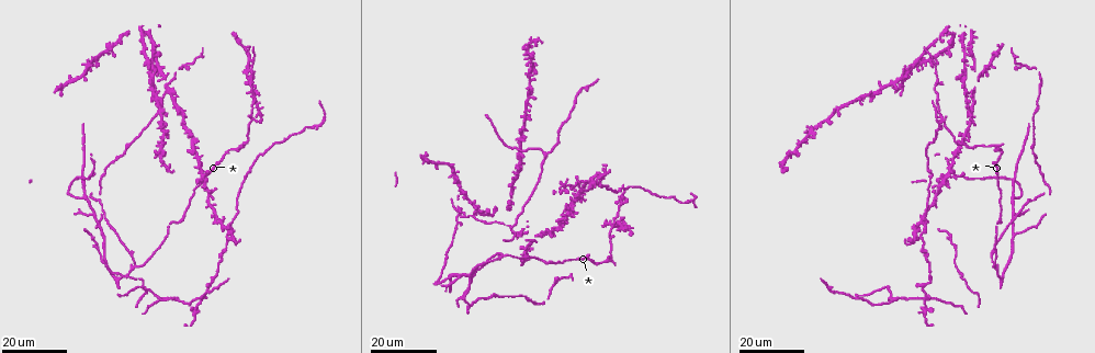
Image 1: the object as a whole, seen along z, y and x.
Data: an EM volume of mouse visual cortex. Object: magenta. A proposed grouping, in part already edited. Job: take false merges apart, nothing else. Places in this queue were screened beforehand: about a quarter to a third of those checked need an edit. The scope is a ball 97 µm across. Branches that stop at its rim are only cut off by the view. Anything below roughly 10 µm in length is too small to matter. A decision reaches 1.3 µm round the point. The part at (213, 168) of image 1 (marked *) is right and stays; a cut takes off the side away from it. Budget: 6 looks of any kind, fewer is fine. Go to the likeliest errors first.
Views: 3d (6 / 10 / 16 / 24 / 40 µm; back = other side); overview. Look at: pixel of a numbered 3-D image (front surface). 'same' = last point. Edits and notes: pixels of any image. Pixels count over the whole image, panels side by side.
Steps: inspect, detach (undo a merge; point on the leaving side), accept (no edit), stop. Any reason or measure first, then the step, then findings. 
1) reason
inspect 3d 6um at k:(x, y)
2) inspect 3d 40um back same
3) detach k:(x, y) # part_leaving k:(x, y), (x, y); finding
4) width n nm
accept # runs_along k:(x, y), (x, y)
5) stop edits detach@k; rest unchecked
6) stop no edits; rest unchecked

three-way junction
inspect 3d 24um at 1:(133, 267)

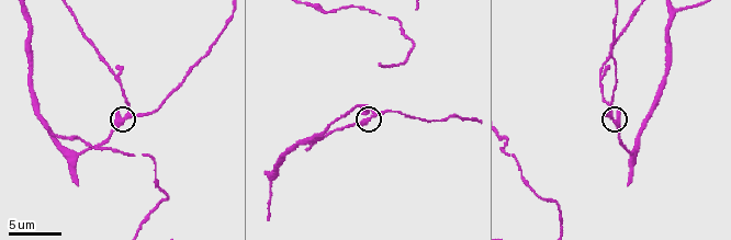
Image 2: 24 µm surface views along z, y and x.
inspect 3d 6um at 2:(374, 117)

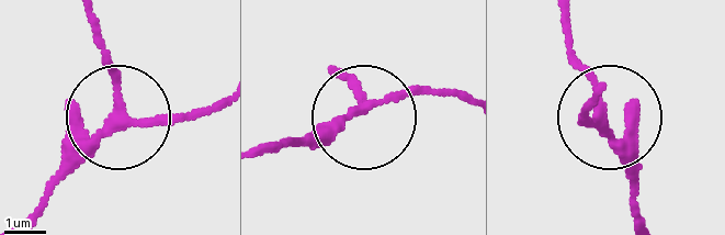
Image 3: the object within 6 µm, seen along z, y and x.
arms 3
accept # runs_along 3:(222, 100), (116, 121), (47, 187); continuous, no second neuron

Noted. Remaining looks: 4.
a fork
inspect 3d 16um at 1:(451, 277)

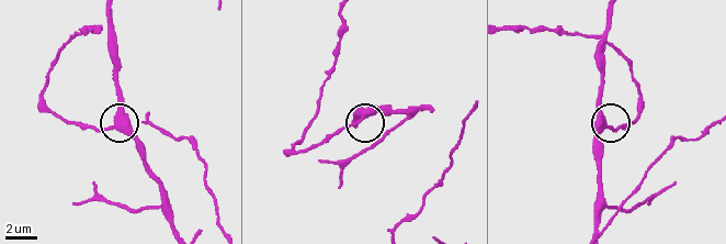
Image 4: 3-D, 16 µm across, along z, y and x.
inspect 3d 10um at 4:(604, 121)

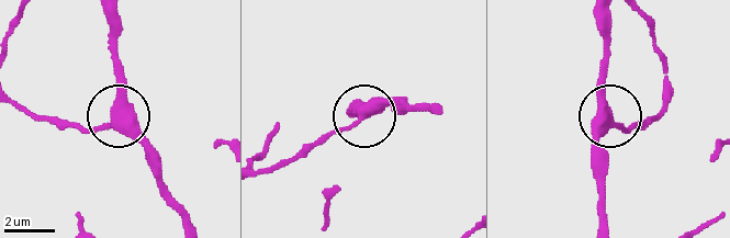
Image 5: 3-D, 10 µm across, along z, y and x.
accept # runs_along 5:(189, 219), (166, 188), (156, 156), (120, 118), (119, 33); one neuron here

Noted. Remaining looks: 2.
inspect 3d 24um at 1:(921, 236)

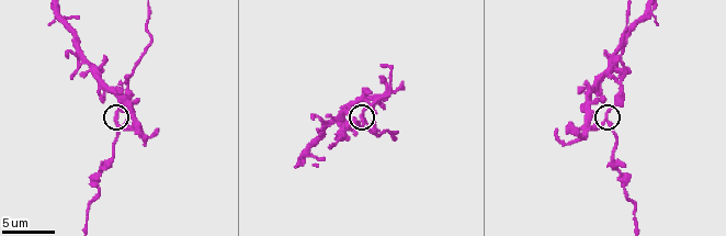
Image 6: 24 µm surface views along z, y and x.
zoom in
inspect 3d 6um at 6:(607, 120)

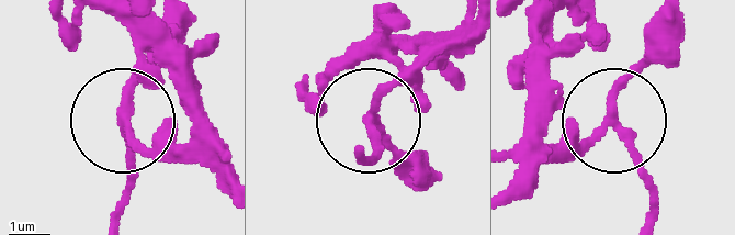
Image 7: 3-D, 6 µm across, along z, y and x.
detach 7:(133, 176) # part_leaving 7:(125, 118), (128, 79), (167, 17); a second neuron is stuck on

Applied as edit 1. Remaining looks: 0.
stop edits detach@7; rest unchecked

